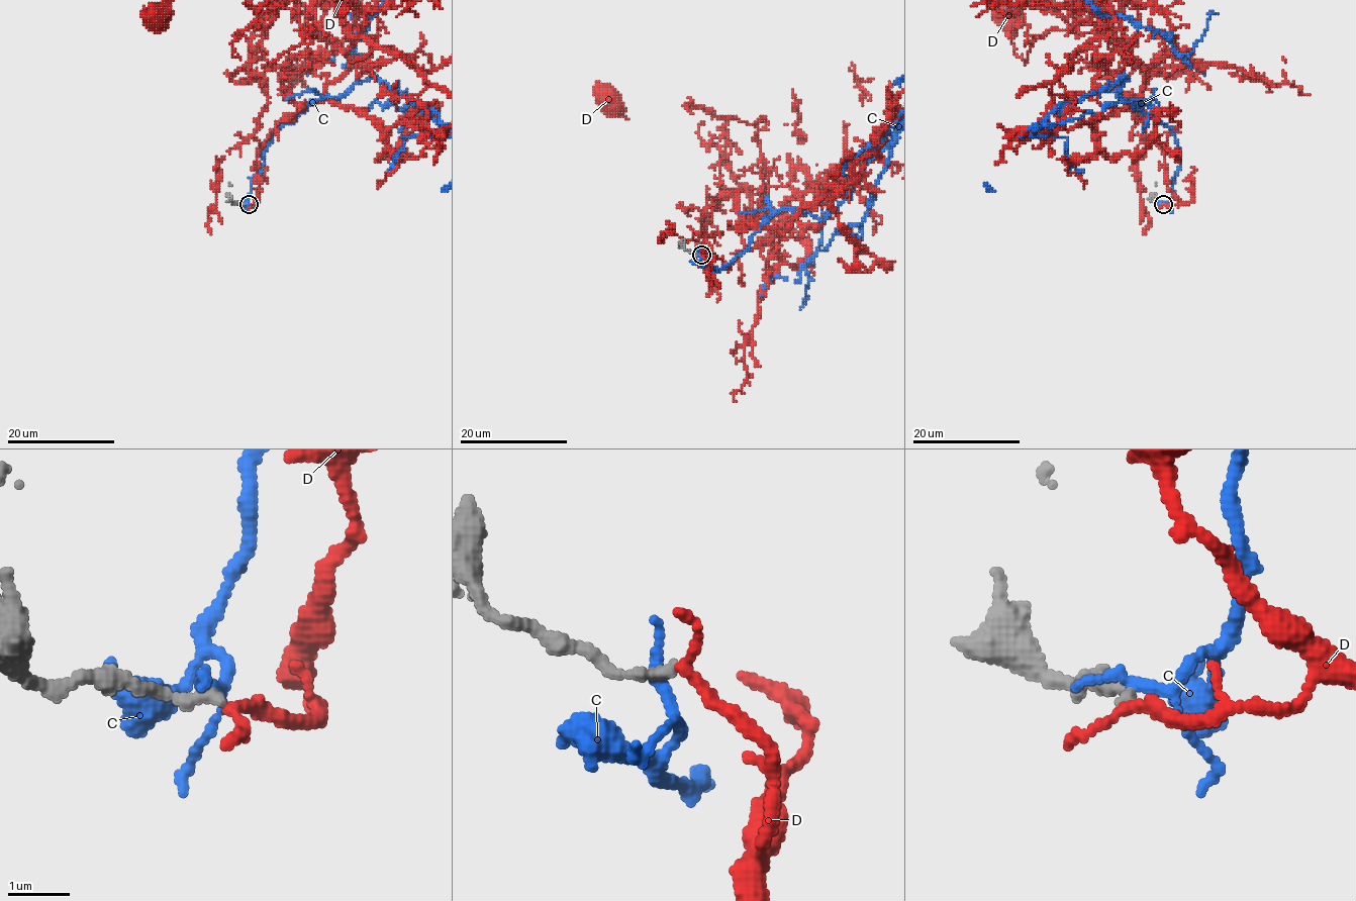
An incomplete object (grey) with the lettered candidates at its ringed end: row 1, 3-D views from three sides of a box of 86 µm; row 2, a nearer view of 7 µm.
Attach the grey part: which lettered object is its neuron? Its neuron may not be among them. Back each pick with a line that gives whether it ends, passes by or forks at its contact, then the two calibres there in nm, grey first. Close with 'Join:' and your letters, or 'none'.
D: It passes by. Thickness 170 nm (grey) against 150 nm
Join: D

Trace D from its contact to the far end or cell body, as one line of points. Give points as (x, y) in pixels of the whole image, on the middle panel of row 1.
D: (701, 255), (708, 271), (718, 197), (755, 184), (608, 99)

